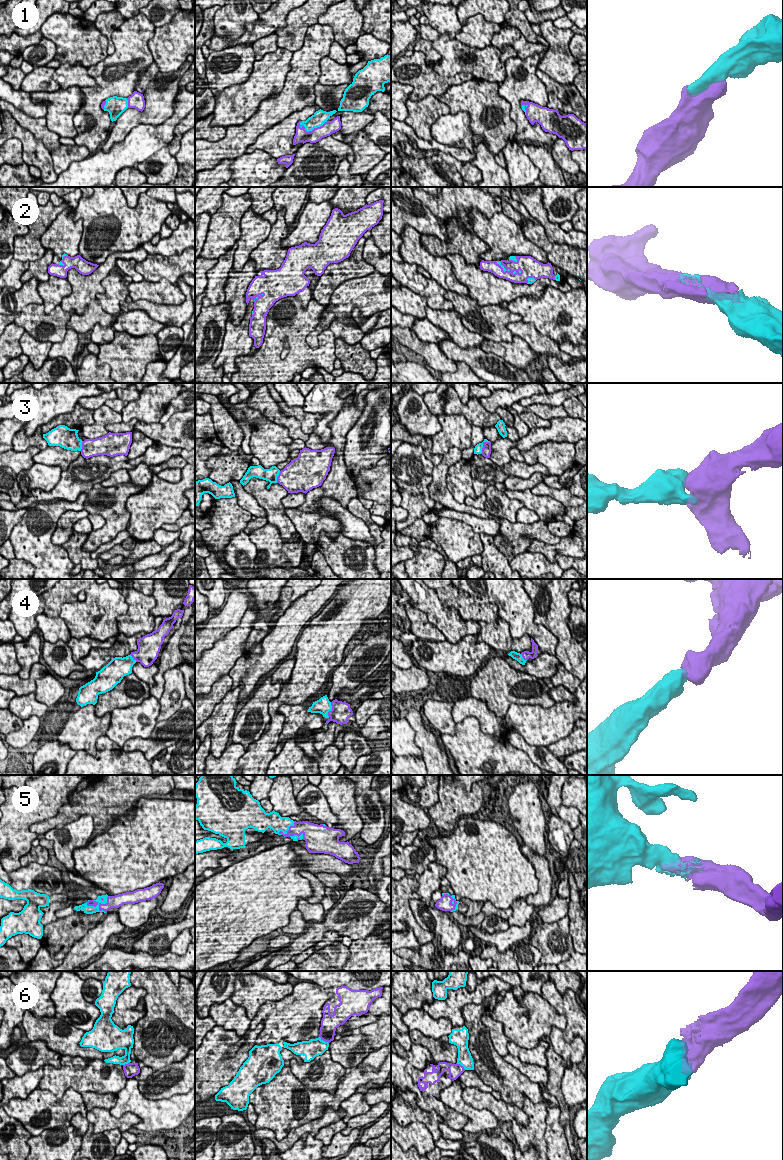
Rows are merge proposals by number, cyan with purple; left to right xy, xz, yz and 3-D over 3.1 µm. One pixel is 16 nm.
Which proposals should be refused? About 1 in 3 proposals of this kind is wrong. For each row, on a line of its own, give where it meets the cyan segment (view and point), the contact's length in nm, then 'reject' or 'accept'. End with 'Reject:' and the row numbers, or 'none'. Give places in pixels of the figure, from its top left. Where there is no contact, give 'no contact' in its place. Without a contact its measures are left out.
1: meets cyan in xz at (312, 129); contact 480 nm long; accept
2: meets cyan in yz at (503, 266); contact 300 nm long; accept
3: meets cyan in yz at (482, 445); contact 260 nm long; reject
4: meets cyan in xz at (331, 709); contact 240 nm long; accept
5: meets cyan in xy at (99, 902); contact 400 nm long; accept
6: meets cyan in xz at (324, 1041); contact 200 nm long; reject
Reject: 3, 6

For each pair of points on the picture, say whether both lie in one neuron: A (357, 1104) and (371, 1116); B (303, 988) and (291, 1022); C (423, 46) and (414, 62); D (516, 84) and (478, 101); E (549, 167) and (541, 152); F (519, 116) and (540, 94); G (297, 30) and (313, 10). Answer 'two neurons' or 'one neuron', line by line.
A: two neurons
B: one neuron
C: two neurons
D: two neurons
E: one neuron
F: one neuron
G: one neuron

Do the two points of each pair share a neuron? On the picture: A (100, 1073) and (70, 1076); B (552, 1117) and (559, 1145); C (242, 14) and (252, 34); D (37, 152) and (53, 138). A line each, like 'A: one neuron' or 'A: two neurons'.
A: one neuron
B: one neuron
C: two neurons
D: two neurons

